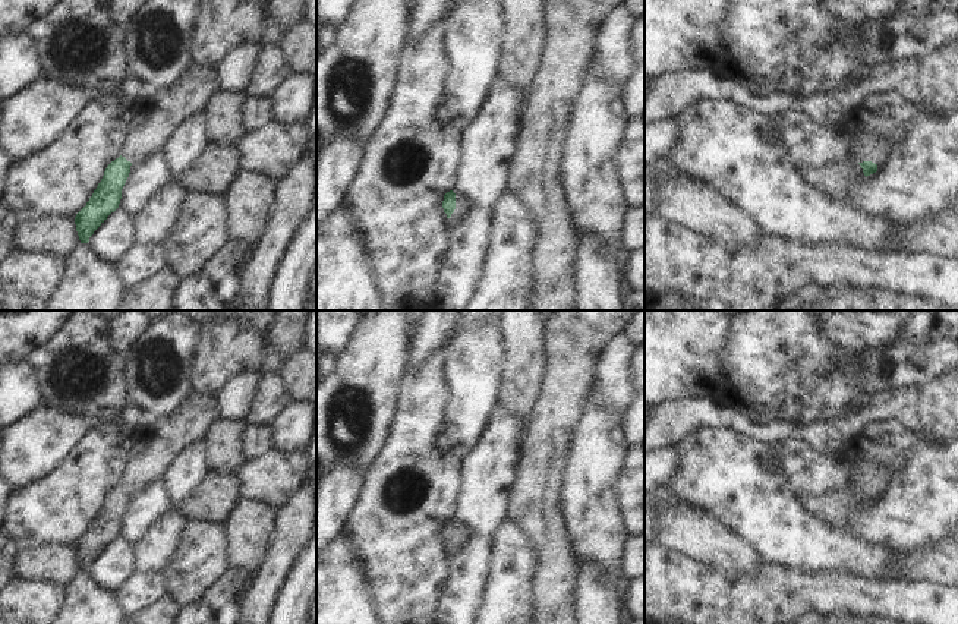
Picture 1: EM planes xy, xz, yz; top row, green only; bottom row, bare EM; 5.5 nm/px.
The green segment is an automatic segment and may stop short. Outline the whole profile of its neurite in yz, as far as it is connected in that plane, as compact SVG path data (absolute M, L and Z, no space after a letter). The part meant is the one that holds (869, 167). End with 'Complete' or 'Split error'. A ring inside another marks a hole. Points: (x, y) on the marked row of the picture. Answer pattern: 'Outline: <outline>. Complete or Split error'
Outline: M860 122L851 136L851 157L858 161L866 177L876 173L877 166L888 158L891 144L877 133L869 132Z. Split error.

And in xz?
Outline: M450 190L444 195L442 208L447 214L448 223L456 224L460 223L469 211L469 201L463 195L456 195Z. Split error.

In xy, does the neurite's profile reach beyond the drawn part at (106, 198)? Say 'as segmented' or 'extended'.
extended

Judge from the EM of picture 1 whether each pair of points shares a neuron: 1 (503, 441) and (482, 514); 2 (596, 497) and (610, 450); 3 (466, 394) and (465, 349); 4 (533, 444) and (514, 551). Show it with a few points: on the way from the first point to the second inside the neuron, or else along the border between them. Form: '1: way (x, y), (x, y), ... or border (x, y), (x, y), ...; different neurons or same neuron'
1: way (494, 459), (488, 469), (484, 497); same neuron
2: way (596, 485), (598, 462); same neuron
3: way (466, 383), (466, 361); same neuron
4: border (507, 516), (525, 533), (535, 557); different neurons

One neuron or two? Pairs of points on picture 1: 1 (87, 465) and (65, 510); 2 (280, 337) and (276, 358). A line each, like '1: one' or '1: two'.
1: one
2: one

